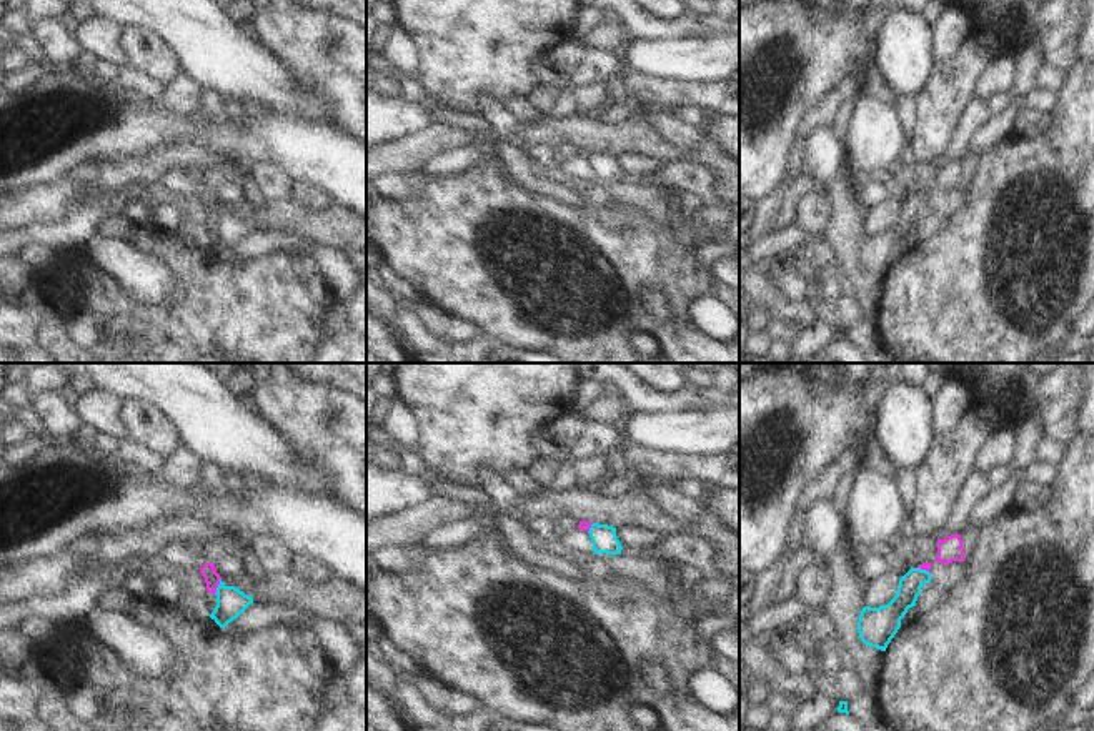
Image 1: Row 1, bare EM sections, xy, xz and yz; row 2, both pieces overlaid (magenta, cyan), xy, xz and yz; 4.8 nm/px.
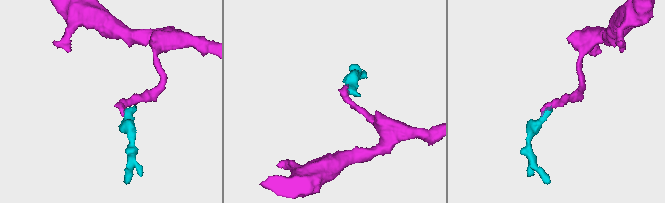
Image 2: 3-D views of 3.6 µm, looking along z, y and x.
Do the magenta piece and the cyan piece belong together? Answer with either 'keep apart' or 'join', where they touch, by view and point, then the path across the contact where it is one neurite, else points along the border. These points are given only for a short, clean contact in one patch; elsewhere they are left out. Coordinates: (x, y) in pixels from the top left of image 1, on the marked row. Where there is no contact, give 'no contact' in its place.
keep apart | xy (217, 586) | along xy (220, 578), (213, 593)

